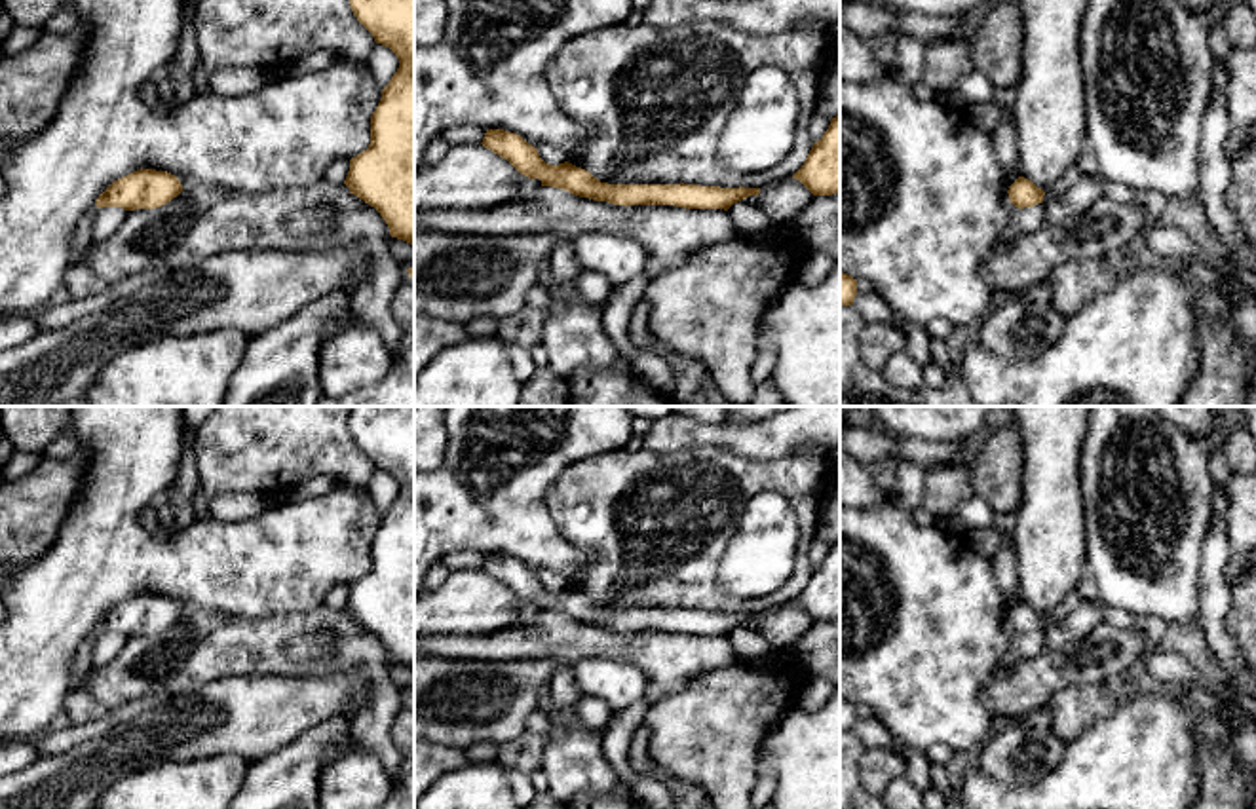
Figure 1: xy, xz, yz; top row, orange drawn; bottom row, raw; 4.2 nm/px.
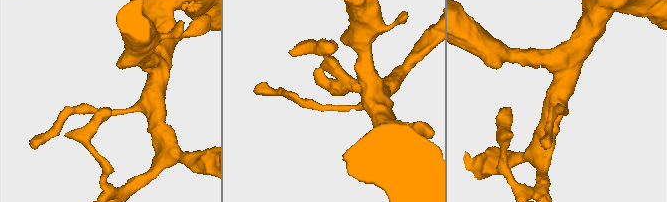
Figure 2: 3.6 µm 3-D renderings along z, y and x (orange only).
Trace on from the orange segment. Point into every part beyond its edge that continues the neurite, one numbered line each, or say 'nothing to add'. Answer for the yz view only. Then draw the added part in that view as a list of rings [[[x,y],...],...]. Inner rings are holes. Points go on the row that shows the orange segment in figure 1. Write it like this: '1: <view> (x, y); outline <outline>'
nothing to add

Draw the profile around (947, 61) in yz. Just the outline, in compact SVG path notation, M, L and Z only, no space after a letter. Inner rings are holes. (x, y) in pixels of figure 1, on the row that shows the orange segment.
M944 38L925 47L922 80L937 93L952 89L963 76L975 70L969 44L963 38Z

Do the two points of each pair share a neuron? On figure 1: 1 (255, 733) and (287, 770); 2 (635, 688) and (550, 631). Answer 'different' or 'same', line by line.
1: different
2: different

